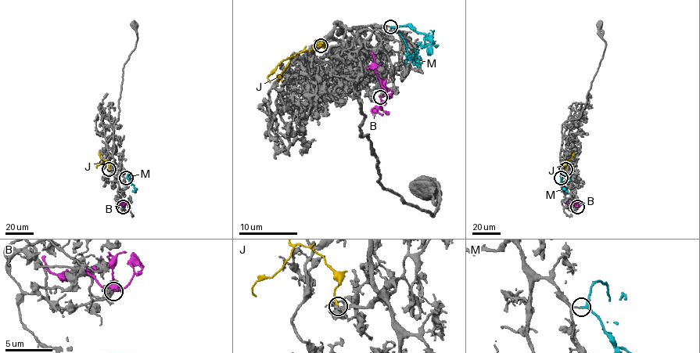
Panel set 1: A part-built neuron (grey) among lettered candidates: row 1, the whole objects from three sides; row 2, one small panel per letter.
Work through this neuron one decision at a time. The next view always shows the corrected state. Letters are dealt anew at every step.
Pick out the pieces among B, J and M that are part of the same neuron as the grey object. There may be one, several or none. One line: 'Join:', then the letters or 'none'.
Join: M

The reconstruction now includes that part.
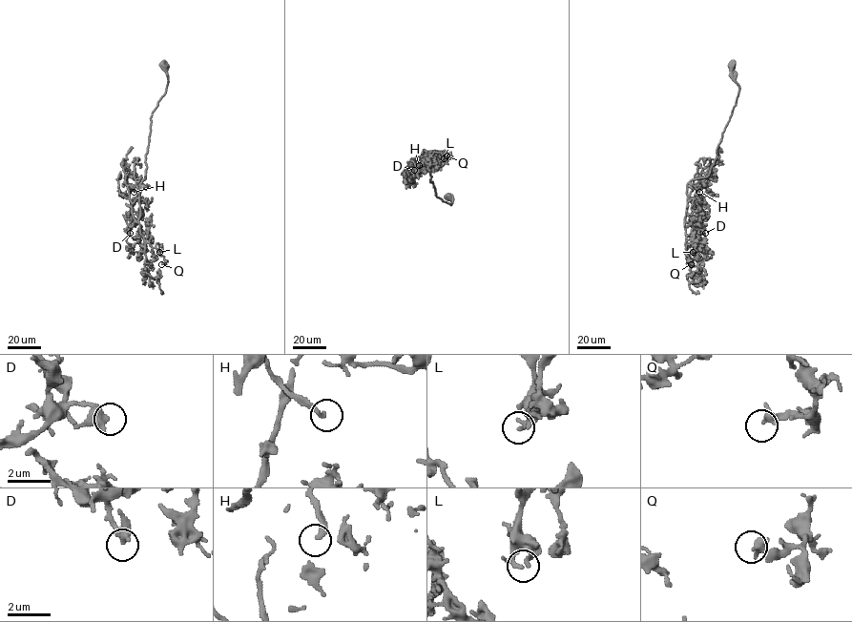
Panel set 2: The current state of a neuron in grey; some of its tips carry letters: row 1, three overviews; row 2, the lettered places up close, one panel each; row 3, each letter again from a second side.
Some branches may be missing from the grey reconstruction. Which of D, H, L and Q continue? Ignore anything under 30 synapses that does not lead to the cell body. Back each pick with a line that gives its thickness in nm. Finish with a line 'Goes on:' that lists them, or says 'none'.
D: 380 nm
H: 240 nm
Goes on: D, H

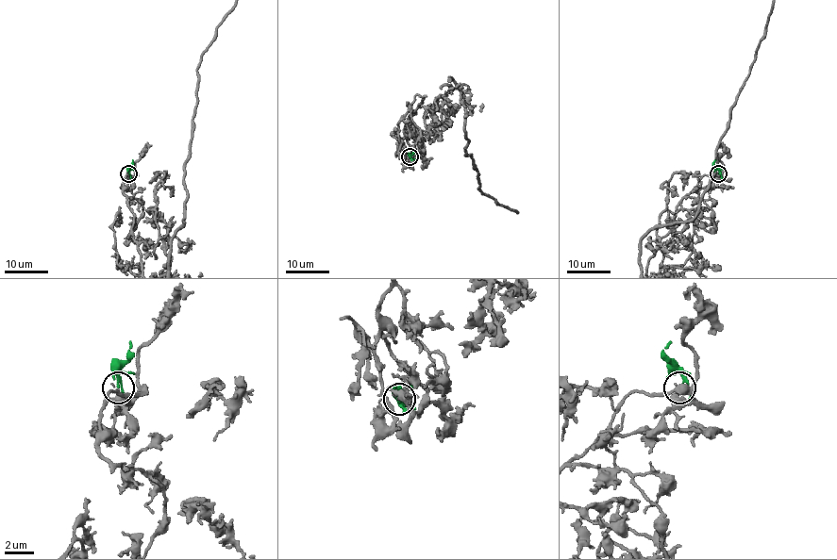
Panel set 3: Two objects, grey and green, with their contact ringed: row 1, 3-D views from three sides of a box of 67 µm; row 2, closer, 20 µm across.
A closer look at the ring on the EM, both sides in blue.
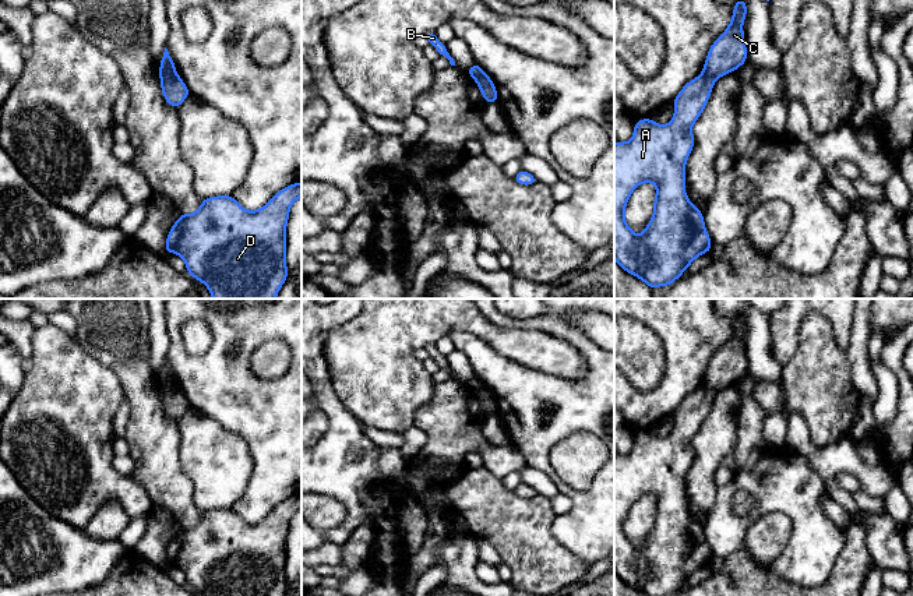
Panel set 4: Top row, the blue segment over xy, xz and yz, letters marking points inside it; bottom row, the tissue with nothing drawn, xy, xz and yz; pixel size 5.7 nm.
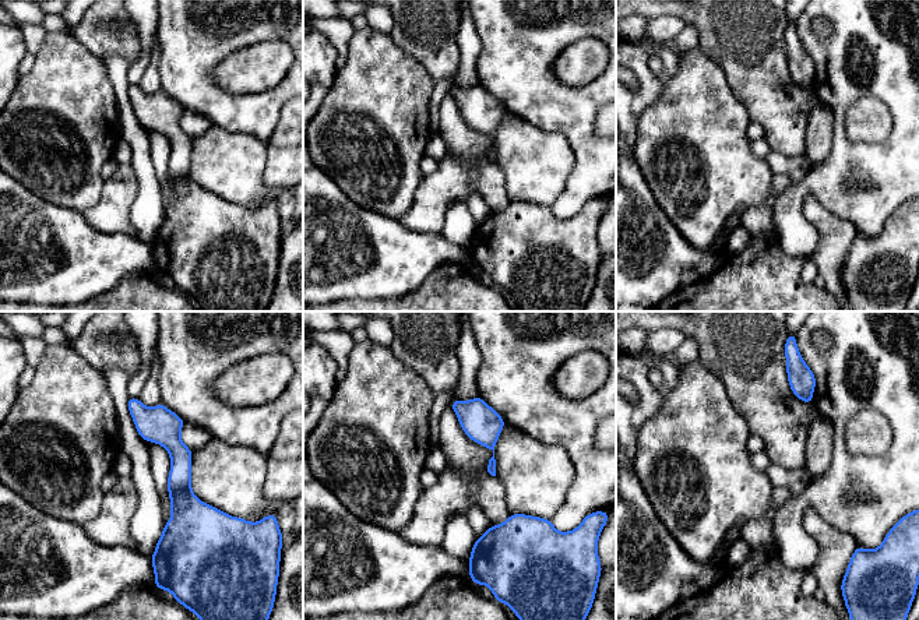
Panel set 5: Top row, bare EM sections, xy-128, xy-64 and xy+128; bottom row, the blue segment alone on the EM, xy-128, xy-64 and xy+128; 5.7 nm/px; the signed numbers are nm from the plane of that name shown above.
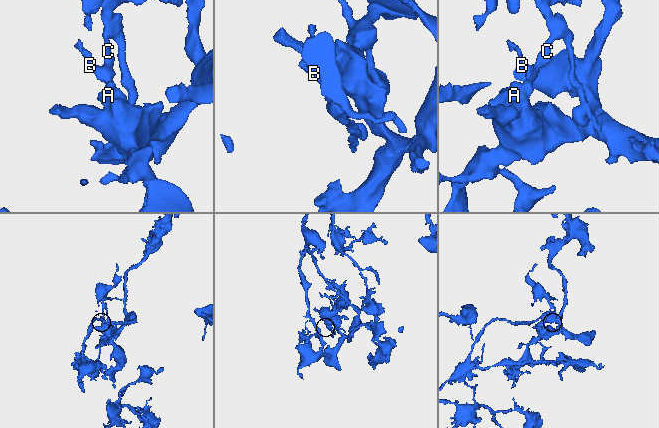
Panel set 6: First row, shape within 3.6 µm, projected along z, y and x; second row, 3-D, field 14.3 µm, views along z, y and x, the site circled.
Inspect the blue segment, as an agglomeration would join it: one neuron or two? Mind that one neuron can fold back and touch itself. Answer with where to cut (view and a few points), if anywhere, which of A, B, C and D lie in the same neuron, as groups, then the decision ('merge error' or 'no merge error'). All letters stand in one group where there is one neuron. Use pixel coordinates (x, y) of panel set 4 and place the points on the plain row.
cut in xy along (159, 380), (175, 384); A B D / C; merge error

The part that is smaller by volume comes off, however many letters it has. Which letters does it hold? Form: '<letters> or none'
C

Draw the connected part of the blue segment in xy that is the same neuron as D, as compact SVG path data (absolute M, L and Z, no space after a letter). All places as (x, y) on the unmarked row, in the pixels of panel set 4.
M302 494L278 504L262 521L244 522L232 508L202 512L194 526L181 526L168 546L165 565L180 568L194 592L202 596L285 596L286 537Z

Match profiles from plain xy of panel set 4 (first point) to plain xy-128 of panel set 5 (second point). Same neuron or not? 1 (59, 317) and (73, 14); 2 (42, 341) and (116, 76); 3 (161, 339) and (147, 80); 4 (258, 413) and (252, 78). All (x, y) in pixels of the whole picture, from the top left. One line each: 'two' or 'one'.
1: one
2: two
3: one
4: two

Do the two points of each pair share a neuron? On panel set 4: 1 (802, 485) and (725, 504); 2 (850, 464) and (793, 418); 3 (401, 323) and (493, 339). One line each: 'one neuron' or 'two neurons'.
1: one neuron
2: one neuron
3: one neuron

